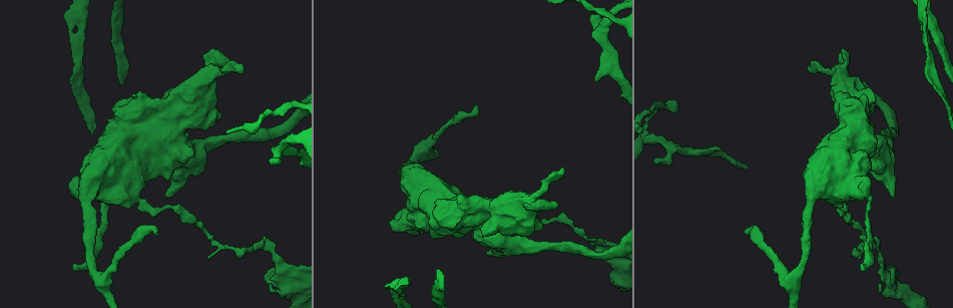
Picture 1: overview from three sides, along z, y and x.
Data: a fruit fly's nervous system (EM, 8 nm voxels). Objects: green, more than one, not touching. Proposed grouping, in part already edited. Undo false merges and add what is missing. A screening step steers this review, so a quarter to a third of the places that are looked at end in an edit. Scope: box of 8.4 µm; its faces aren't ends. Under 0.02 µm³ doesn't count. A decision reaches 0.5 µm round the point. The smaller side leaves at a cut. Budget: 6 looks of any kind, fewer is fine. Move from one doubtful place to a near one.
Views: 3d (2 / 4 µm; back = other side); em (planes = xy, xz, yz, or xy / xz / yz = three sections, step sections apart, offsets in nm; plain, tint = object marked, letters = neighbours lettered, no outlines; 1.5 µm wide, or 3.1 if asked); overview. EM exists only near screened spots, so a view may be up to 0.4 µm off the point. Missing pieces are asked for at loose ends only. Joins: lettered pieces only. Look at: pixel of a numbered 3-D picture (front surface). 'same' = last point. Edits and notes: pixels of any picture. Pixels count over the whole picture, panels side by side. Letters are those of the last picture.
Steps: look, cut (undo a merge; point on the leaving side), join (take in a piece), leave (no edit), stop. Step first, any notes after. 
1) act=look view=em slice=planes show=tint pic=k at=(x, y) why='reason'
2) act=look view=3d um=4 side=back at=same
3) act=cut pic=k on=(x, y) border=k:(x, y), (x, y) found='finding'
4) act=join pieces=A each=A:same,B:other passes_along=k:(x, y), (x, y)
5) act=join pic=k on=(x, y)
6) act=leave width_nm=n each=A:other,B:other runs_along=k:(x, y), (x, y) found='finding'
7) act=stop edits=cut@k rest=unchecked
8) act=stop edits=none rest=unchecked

act=look view=em slice=yz step=4 show=letters pic=1 at=(66, 22) why='an open end'

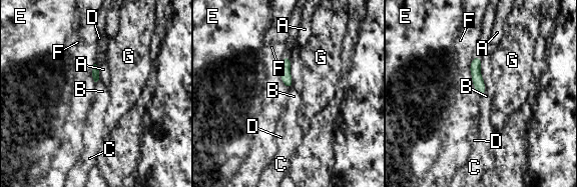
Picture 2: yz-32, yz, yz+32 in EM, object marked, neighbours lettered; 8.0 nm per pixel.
act=look view=em slice=planes show=letters at=same why='cut it another way'

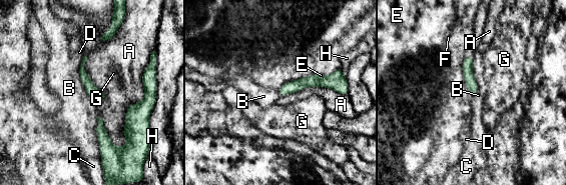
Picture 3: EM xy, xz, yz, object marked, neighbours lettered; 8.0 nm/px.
act=leave each=A:other,B:other,C:other,D:other,E:other,F:other,G:other,H:other runs_along=3:(341, 86), (307, 81), (281, 91) found='no lettered piece goes on from it'

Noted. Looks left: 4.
act=look view=em slice=planes show=tint pic=1 at=(166, 177) why='stops while still wide'

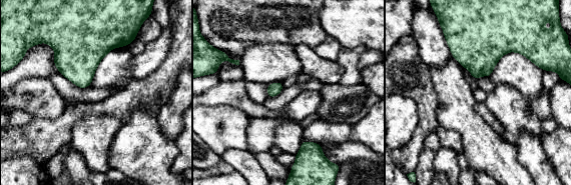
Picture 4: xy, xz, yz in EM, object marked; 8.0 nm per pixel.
act=look view=em slice=planes show=letters at=same

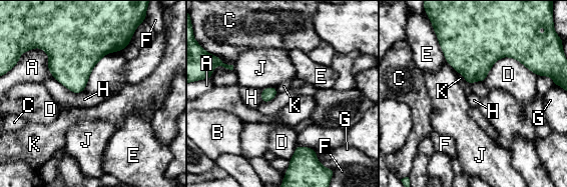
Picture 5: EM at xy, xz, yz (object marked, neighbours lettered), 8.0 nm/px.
act=leave longest_contact=D:440nm each=A:other,B:other,C:other,D:other,E:other,F:other,G:other,H:other,J:other,K:other border=5:(53, 77), (75, 93), (83, 91) found='no lettered piece goes on from it'

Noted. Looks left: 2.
act=look view=em slice=planes show=tint pic=1 at=(592, 18) why='branch stops here'

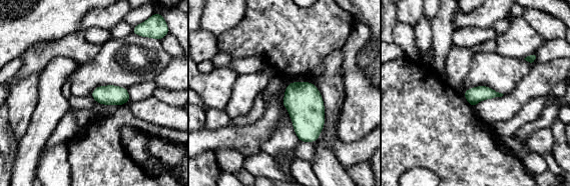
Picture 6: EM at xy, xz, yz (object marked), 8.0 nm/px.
act=look view=em slice=planes show=letters at=same

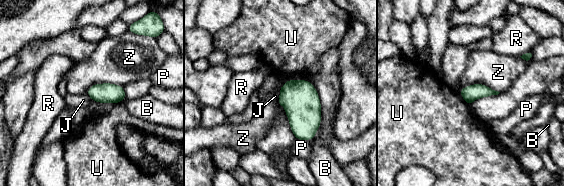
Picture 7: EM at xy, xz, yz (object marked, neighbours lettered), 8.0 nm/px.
act=leave each=B:other,J:other,P:other,R:other,U:other,Z:other border=7:(280, 90), (277, 101) found='none of them fits'

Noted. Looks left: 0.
act=stop edits=none rest=unchecked

